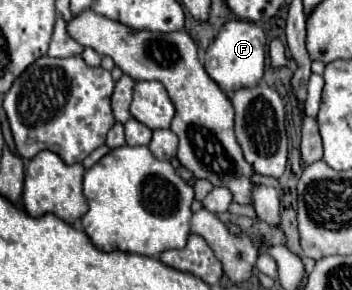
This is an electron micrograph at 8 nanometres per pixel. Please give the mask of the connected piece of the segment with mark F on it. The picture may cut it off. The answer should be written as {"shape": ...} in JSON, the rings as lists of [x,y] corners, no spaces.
{"shape":[[[228,21],[220,27],[216,39],[210,43],[206,57],[204,57],[204,67],[206,73],[210,75],[212,81],[218,83],[218,87],[226,93],[232,95],[238,89],[244,87],[256,87],[264,75],[264,55],[266,55],[266,37],[264,31],[254,25],[252,21]]]}

